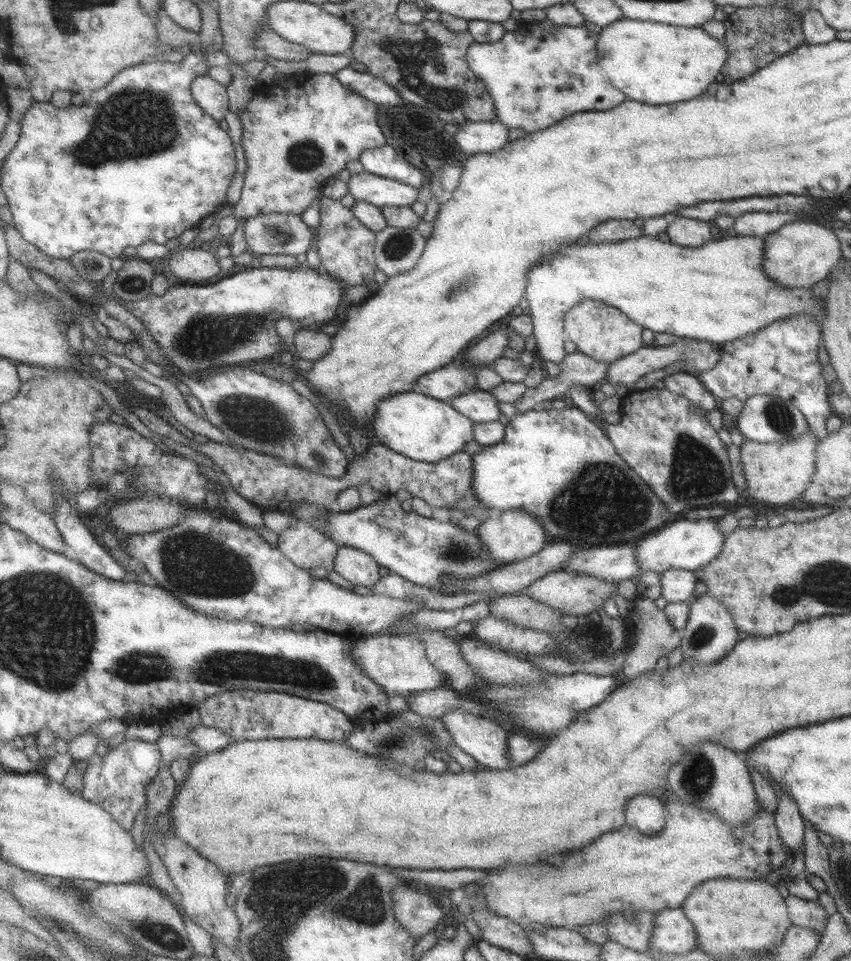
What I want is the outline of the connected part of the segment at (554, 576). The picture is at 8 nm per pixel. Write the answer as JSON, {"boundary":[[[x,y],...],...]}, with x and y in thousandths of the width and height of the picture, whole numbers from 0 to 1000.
{"boundary":[[[660,593],[638,599],[625,610],[622,610],[618,616],[630,624],[636,624],[639,629],[653,633],[662,639],[686,641],[700,636],[702,631],[710,631],[712,622],[718,622],[722,614],[725,614],[725,606],[712,606],[700,599]]]}

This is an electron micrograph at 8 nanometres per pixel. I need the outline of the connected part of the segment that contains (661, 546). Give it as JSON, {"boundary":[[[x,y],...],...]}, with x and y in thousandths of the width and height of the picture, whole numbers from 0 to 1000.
{"boundary":[[[832,539],[813,541],[793,541],[788,547],[773,550],[771,554],[746,566],[746,578],[751,589],[751,598],[761,595],[778,597],[787,591],[801,591],[816,594],[825,592],[841,582],[848,572],[853,558],[844,548],[845,540]]]}

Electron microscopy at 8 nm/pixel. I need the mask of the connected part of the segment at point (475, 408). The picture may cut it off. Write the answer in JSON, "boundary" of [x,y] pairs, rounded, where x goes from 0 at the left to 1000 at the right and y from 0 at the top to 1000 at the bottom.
{"boundary":[[[558,406],[536,413],[530,420],[559,440],[583,439],[590,433],[588,416],[577,407]]]}

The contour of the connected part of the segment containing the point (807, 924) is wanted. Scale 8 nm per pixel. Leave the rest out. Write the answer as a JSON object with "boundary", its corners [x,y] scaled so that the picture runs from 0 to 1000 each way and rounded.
{"boundary":[[[928,931],[924,934],[922,941],[931,961],[942,966],[952,966],[964,971],[964,974],[971,969],[974,952],[962,939]]]}

